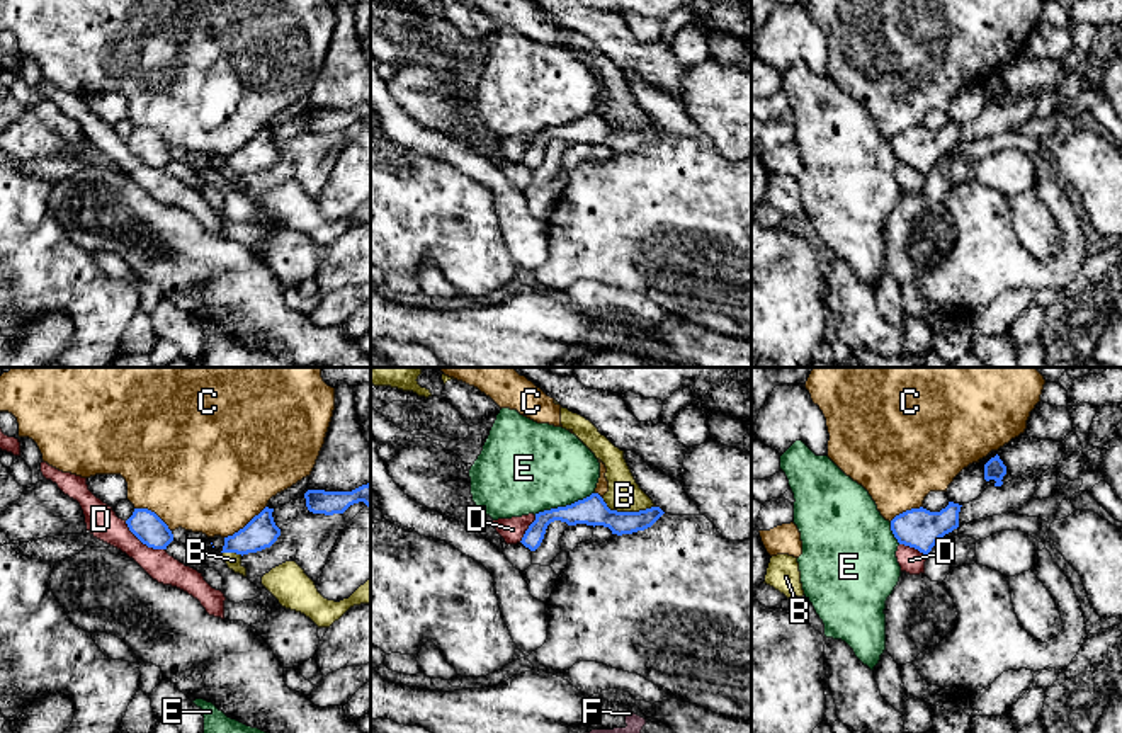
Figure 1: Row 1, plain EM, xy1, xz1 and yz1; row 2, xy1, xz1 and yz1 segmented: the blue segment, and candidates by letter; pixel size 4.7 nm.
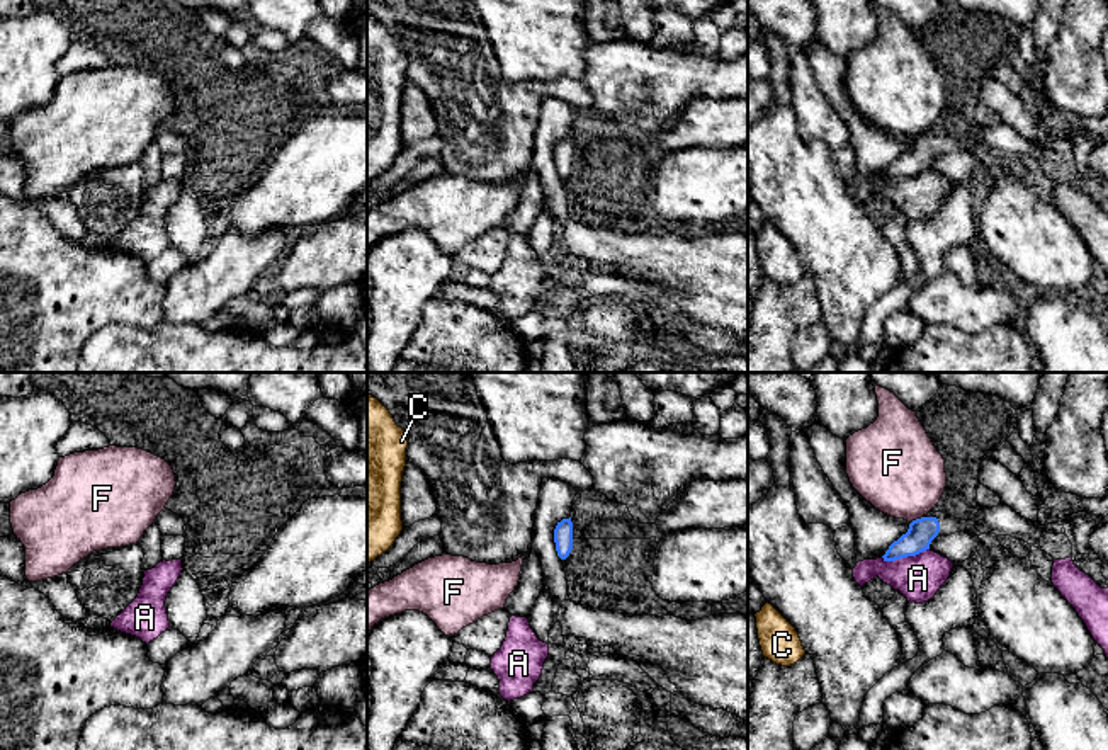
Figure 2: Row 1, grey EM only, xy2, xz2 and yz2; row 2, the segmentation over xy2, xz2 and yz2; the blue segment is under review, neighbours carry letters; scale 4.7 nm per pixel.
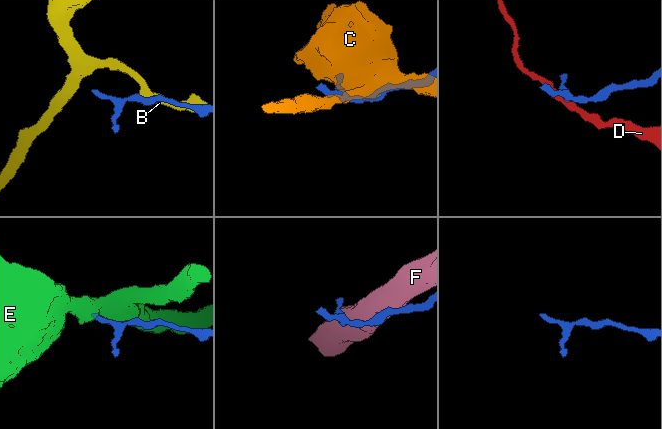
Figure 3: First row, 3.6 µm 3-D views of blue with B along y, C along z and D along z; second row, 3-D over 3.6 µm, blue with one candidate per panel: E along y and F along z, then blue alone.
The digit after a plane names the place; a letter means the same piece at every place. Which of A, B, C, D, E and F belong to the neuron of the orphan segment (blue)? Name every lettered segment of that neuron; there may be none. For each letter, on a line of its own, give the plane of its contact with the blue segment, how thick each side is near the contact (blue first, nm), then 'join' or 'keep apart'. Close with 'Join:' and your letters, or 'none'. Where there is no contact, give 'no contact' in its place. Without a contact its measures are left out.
A: meets blue in yz2; 130 nm thick on the blue side, 220 nm on the other; keep apart
B: meets blue in xz1; 140 nm thick on the blue side, 160 nm on the other; keep apart
C: meets blue in xy1; 150 nm thick on the blue side, 480 nm on the other; keep apart
D: meets blue in xy1; 150 nm thick on the blue side, 150 nm on the other; keep apart
E: meets blue in xz1; 140 nm thick on the blue side, 440 nm on the other; keep apart
F: meets blue in yz2; 130 nm thick on the blue side, 400 nm on the other; keep apart
Join: none

